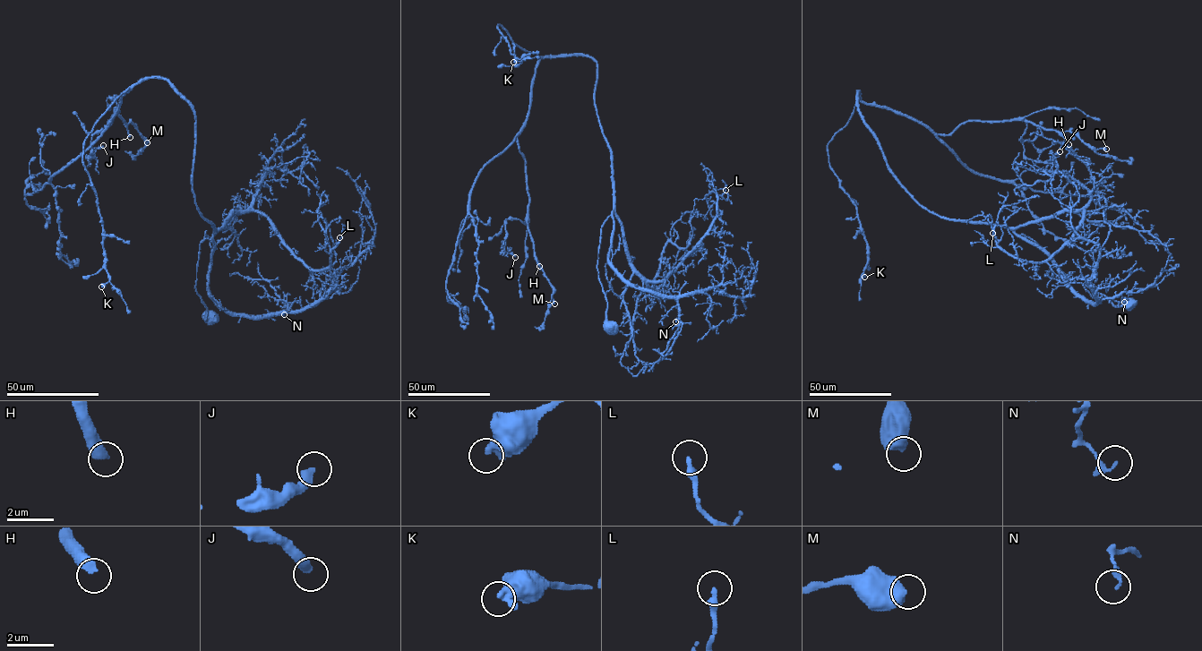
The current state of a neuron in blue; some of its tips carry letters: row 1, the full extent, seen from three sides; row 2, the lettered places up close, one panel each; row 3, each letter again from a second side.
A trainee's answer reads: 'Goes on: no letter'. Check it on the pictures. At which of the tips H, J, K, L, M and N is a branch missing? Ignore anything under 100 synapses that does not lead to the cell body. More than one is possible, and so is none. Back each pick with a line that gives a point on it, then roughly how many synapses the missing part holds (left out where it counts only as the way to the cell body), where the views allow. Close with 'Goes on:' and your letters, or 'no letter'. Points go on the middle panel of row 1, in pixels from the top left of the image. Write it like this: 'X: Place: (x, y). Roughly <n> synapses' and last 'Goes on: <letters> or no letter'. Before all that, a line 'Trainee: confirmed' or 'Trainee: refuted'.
Trainee: refuted
H: Place: (539, 266). Roughly 120 synapses
Goes on: H

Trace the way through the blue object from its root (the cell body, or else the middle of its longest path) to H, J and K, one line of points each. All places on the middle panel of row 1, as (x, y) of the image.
H: (612, 327), (597, 269), (611, 150), (596, 63), (580, 55), (540, 59), (518, 137), (539, 266)
J: (612, 327), (597, 269), (611, 150), (590, 57), (536, 68), (518, 137), (528, 219), (504, 221), (515, 257)
K: (612, 327), (597, 269), (613, 185), (595, 103), (596, 63), (539, 56), (499, 25), (520, 62), (513, 62)

